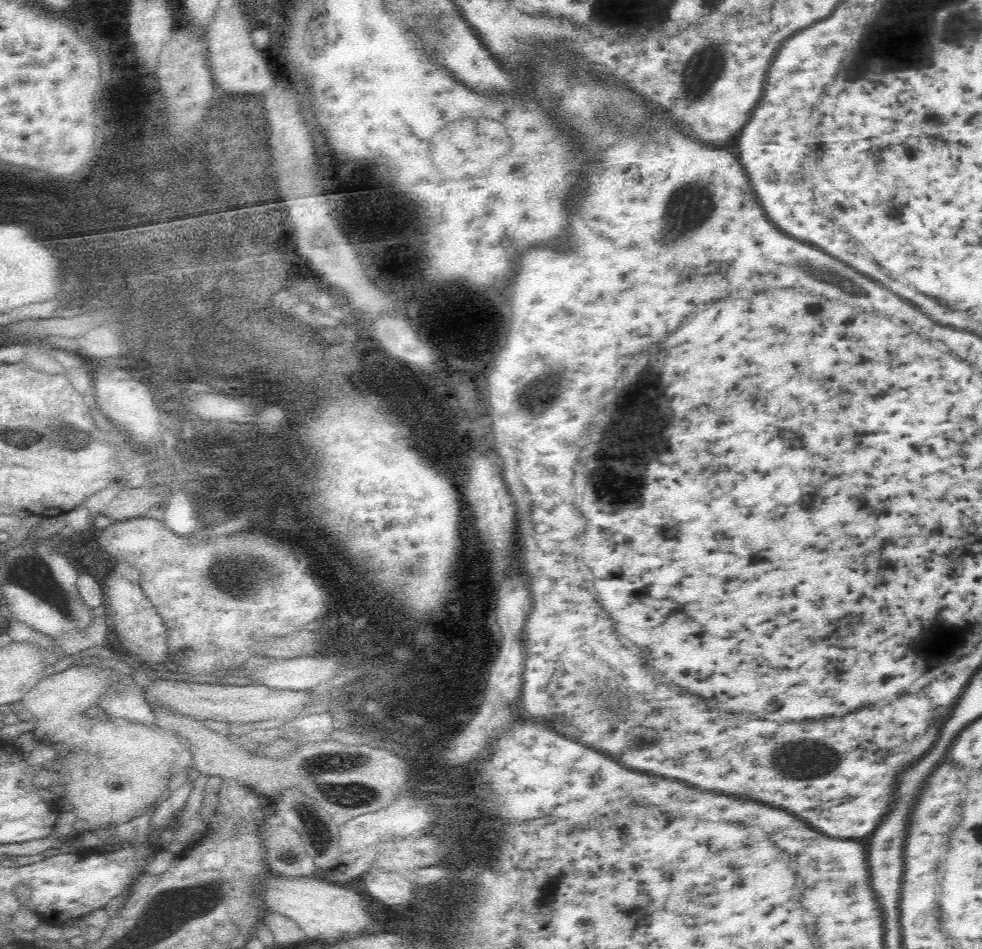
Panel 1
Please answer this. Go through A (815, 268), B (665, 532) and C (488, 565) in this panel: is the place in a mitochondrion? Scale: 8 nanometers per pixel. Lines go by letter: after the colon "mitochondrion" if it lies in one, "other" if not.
A: mitochondrion
B: other
C: other

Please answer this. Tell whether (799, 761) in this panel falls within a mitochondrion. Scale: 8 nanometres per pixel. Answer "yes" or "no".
yes

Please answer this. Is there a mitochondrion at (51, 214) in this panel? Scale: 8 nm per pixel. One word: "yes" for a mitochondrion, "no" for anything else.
no

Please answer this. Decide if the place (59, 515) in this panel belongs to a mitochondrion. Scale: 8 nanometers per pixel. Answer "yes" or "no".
no

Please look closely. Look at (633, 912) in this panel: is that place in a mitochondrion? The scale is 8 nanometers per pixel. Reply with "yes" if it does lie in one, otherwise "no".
no

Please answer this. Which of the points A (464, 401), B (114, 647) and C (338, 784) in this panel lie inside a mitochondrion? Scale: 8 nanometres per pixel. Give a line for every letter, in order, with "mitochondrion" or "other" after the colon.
A: mitochondrion
B: other
C: mitochondrion

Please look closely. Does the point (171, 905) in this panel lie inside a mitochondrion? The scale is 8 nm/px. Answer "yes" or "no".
yes

